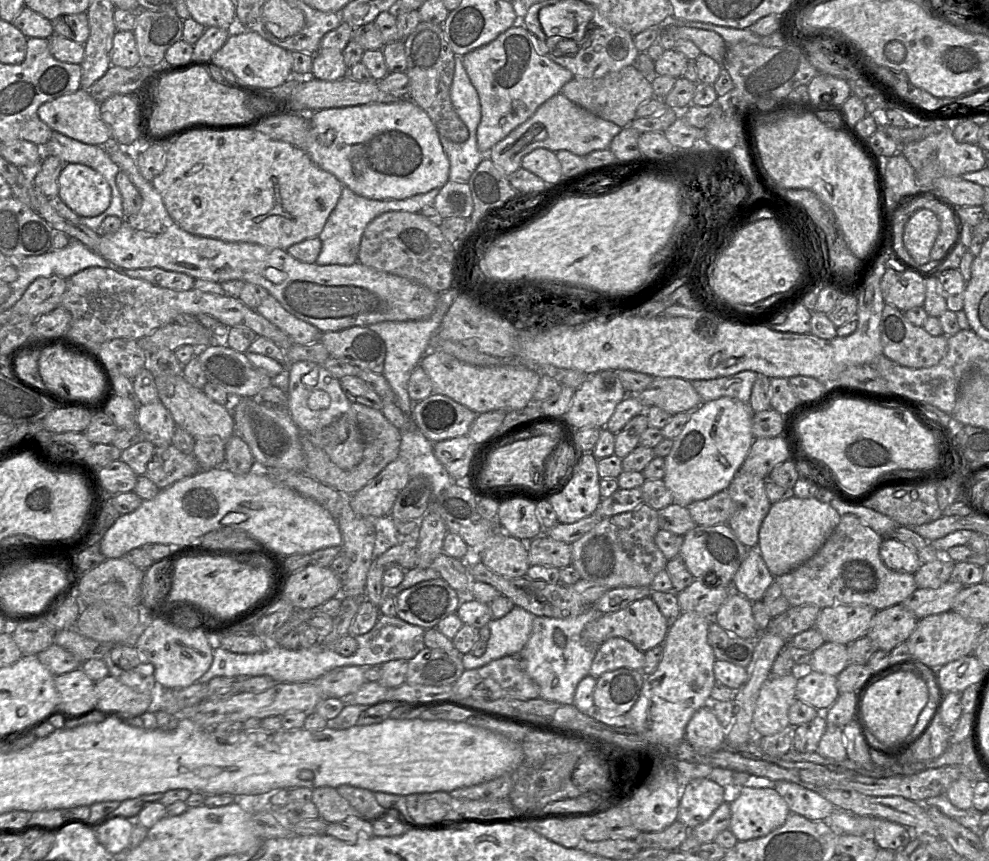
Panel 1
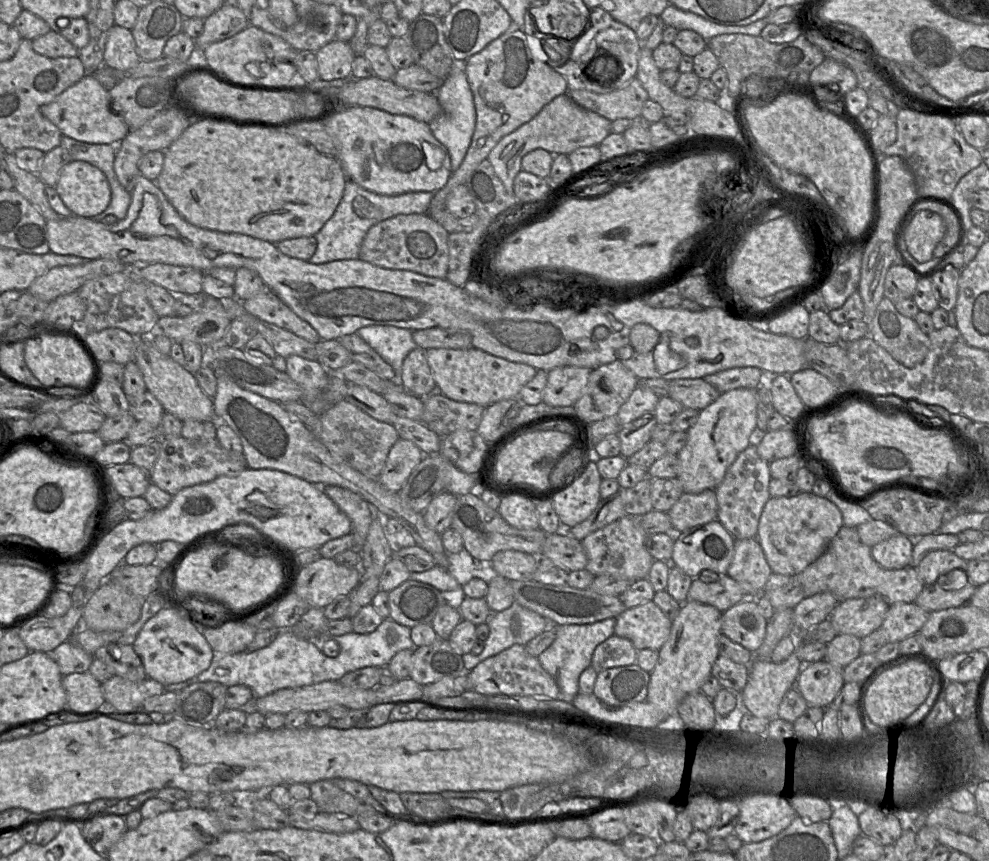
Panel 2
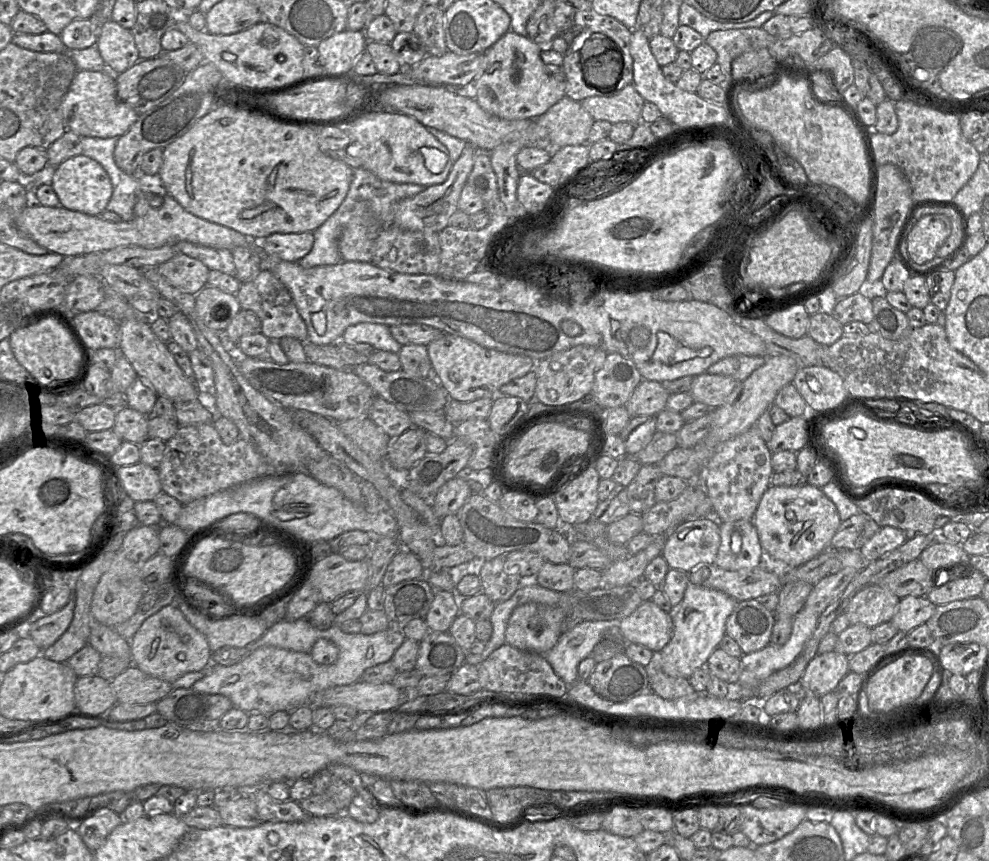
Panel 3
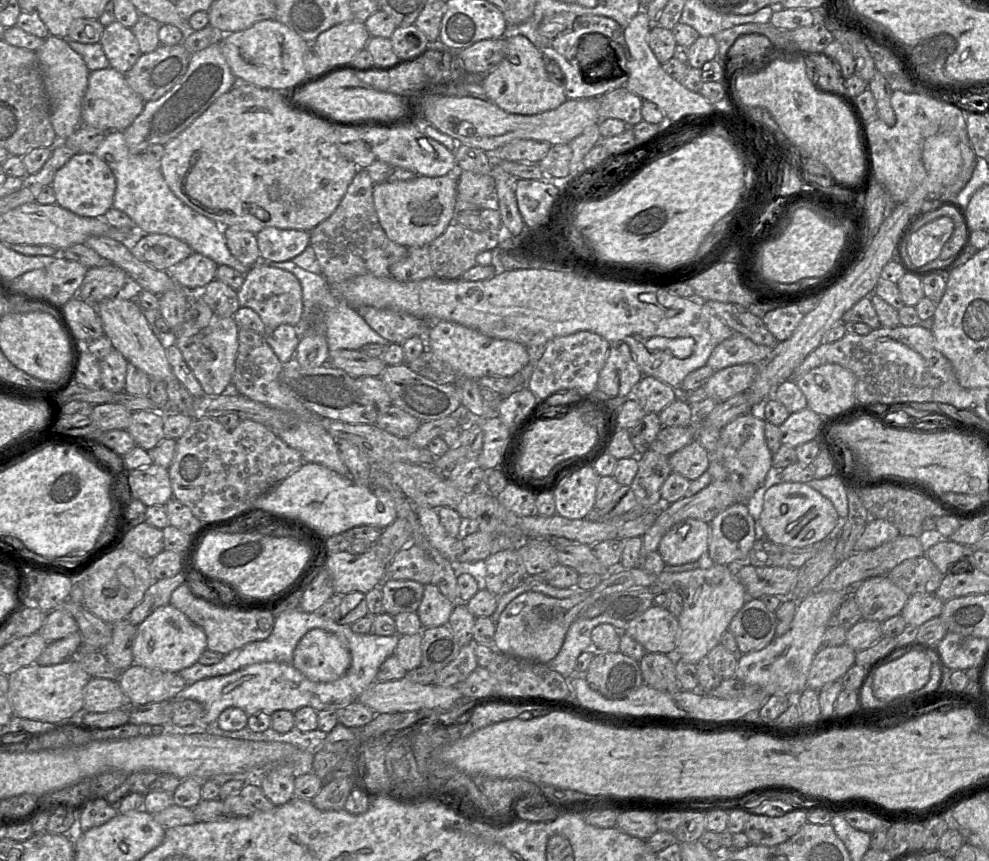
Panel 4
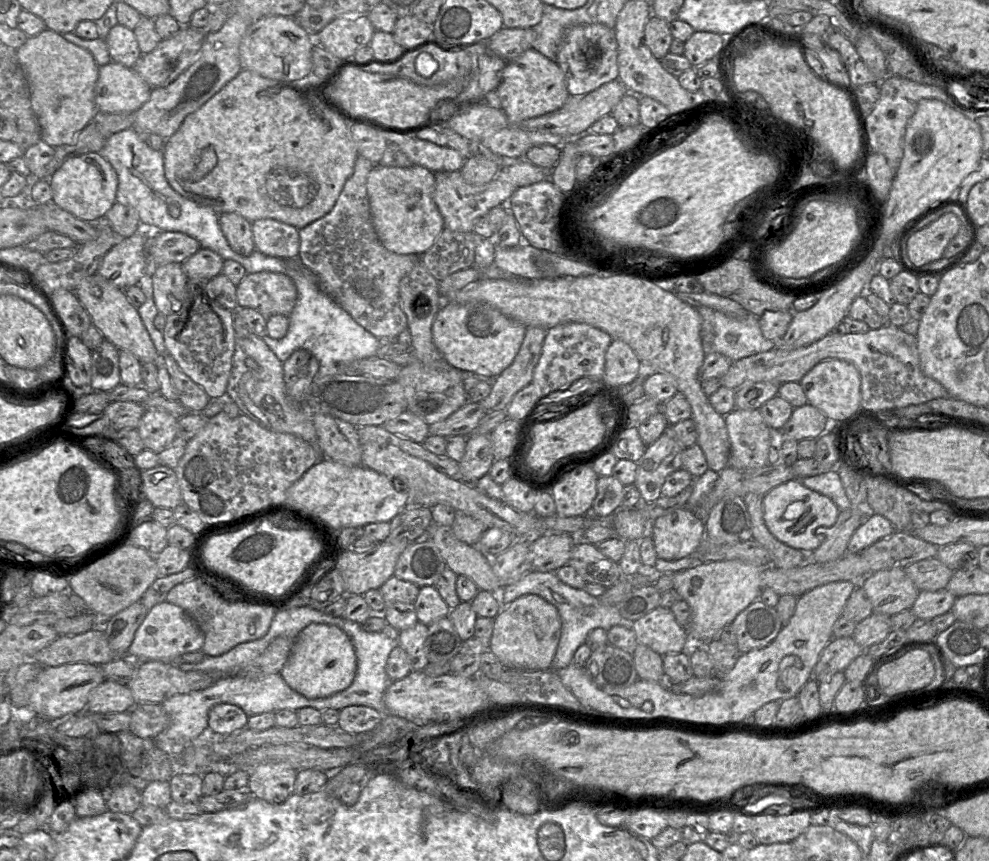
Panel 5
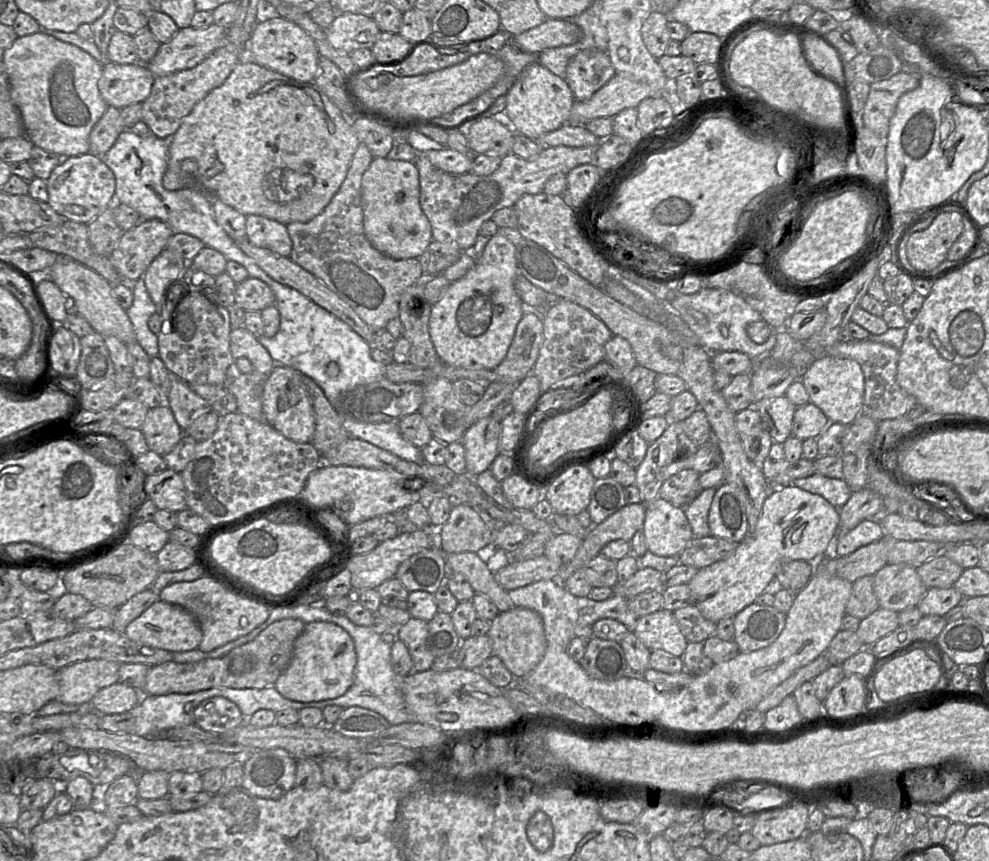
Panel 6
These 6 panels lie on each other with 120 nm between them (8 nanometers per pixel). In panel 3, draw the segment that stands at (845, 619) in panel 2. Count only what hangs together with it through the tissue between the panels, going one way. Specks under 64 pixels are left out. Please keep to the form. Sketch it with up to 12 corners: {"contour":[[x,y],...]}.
{"contour":[[878,583],[844,610],[850,624],[891,621],[900,598]]}

